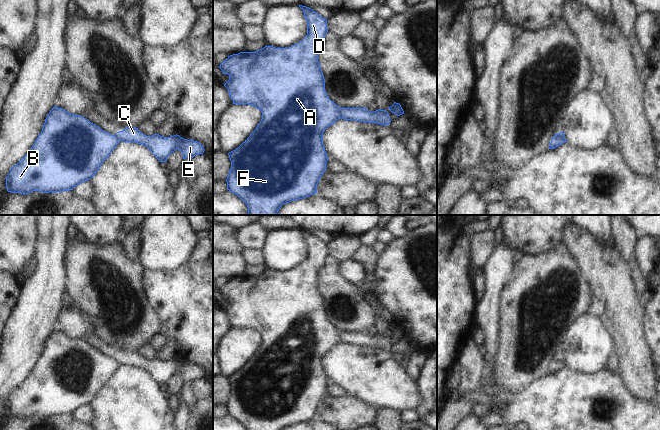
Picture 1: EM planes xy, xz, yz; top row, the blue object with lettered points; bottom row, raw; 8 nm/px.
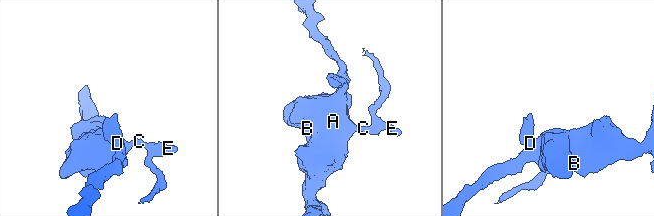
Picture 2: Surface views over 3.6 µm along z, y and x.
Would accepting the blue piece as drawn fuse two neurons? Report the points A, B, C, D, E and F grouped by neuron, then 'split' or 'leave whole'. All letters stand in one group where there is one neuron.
A B D F / C E; split

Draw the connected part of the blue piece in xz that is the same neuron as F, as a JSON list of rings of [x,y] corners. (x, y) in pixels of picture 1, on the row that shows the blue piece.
[[[299,7],[307,22],[307,35],[302,41],[290,48],[265,46],[256,52],[233,54],[219,66],[223,74],[229,75],[224,86],[233,104],[252,105],[262,113],[256,129],[238,148],[228,153],[231,168],[226,179],[227,189],[246,203],[248,215],[277,215],[282,204],[317,193],[317,184],[328,161],[323,132],[340,118],[341,107],[327,96],[325,79],[317,59],[321,43],[328,32],[327,20],[311,8]]]

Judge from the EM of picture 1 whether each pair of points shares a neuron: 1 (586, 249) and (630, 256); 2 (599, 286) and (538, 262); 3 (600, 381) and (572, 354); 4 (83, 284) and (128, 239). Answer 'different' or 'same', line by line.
1: different
2: different
3: different
4: different

